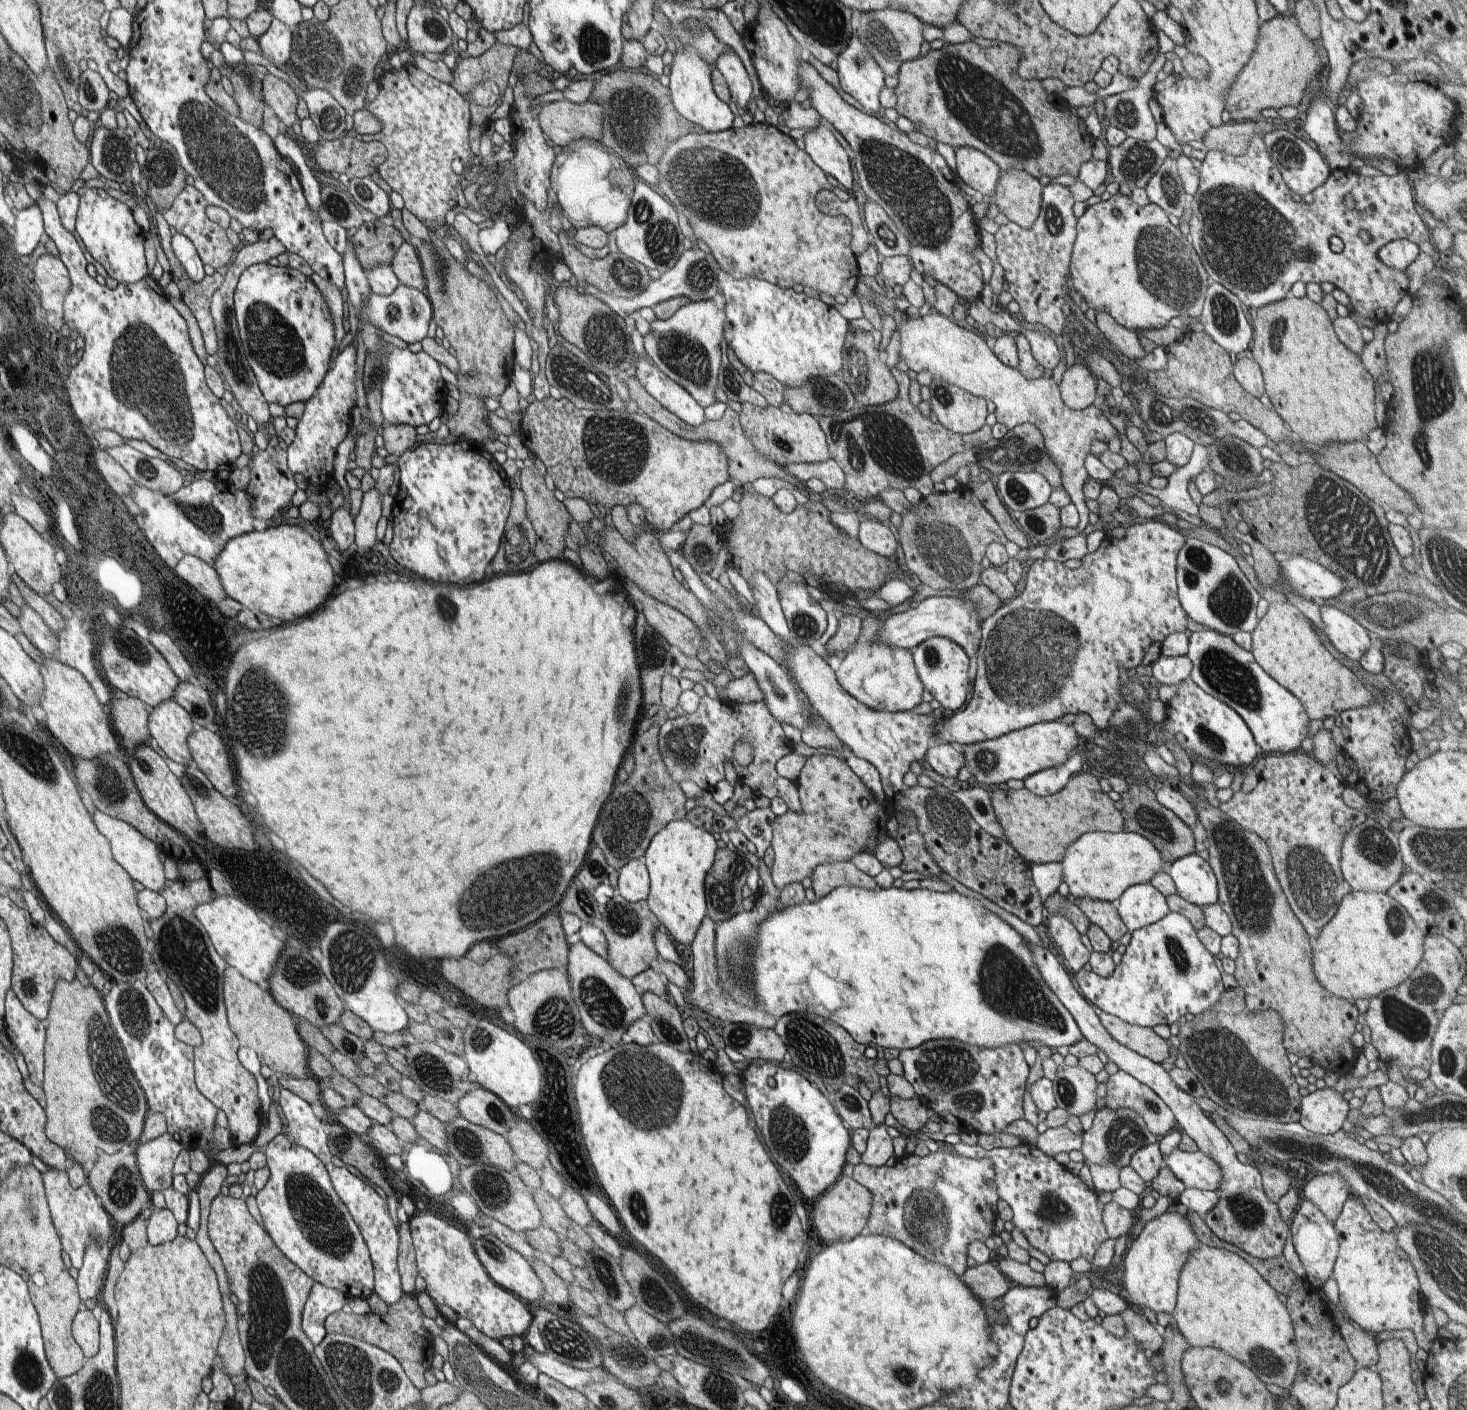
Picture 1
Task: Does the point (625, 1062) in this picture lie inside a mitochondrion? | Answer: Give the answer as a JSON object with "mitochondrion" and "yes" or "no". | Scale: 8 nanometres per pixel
{"mitochondrion":"yes"}

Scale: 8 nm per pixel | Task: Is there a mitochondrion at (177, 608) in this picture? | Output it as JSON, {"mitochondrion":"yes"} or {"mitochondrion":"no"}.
{"mitochondrion":"no"}

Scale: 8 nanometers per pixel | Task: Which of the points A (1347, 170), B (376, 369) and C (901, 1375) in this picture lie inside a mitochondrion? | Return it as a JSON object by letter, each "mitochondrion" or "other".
{"A":"other","B":"mitochondrion","C":"mitochondrion"}

